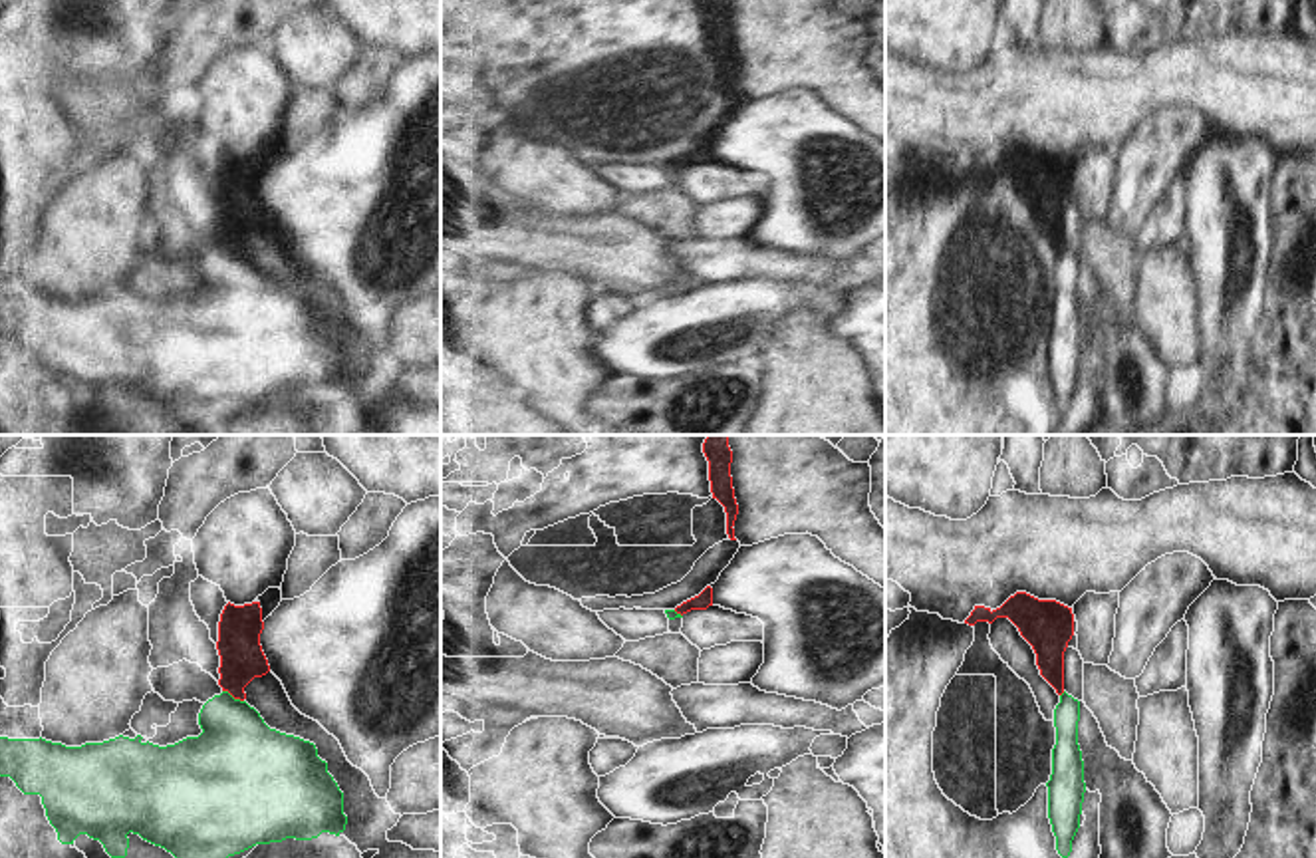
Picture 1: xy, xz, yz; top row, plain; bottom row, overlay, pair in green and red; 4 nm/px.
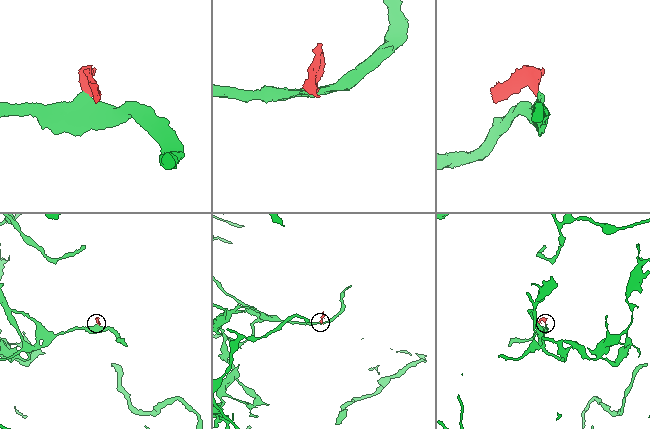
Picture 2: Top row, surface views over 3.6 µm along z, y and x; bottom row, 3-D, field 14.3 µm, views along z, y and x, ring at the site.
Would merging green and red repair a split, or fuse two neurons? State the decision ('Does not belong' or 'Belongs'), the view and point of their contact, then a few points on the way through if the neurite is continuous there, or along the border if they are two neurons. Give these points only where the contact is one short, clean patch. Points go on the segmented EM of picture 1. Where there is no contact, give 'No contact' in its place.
Does not belong. Touches green at xy (231, 696). Boundary: xy (223, 690), (243, 702).

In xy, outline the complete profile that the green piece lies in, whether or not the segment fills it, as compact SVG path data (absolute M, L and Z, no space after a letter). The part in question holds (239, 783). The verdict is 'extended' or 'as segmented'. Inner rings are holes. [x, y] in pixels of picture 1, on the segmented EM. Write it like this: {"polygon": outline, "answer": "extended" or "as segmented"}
{"polygon": "M228 691L208 699L200 713L198 737L159 747L135 739L115 737L103 743L66 747L46 739L0 737L0 777L10 777L24 794L40 794L50 824L62 844L73 844L79 834L99 840L111 858L125 858L127 834L165 848L175 858L228 858L256 844L286 838L312 840L322 832L339 836L345 830L343 792L318 757L314 743L270 729L260 713Z", "answer": "as segmented"}

